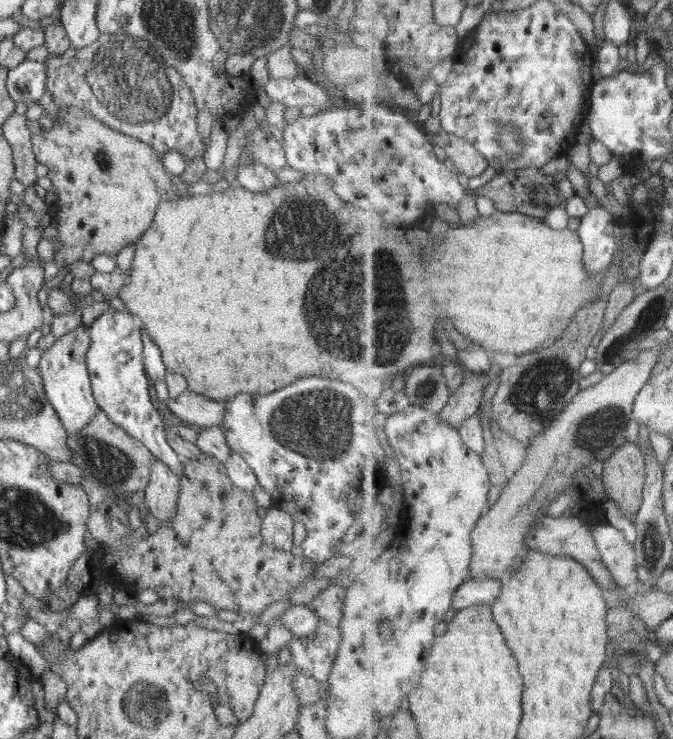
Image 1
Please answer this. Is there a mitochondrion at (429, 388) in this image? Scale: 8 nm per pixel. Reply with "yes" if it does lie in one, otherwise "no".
yes

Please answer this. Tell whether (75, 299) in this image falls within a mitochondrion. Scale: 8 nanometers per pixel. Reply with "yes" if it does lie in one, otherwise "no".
no

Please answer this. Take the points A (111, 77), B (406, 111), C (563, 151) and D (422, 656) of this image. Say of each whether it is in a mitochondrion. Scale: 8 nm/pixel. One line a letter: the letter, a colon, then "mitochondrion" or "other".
A: mitochondrion
B: other
C: other
D: other

